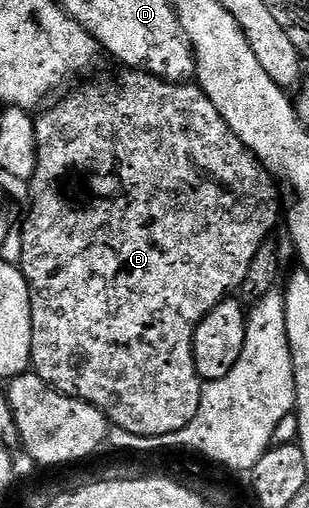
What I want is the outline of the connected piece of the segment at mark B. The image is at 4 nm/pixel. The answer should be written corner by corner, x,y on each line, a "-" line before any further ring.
123,70
119,84
111,80
108,84
91,84
88,88
70,92
59,98
64,100
56,99
50,107
40,111
35,121
39,164
29,181
31,213
21,225
21,269
30,284
34,301
33,371
58,392
97,405
115,428
138,436
173,434
177,430
185,430
185,426
197,418
197,410
201,406
205,382
195,365
197,326
221,301
234,293
231,292
234,288
235,291
242,289
245,274
249,274
249,266
253,258
257,258
257,250
268,243
270,236
267,235
278,224
280,227
279,192
275,189
277,180
245,146
245,142
241,142
229,122
221,118
217,106
209,102
198,83
163,80
142,70

